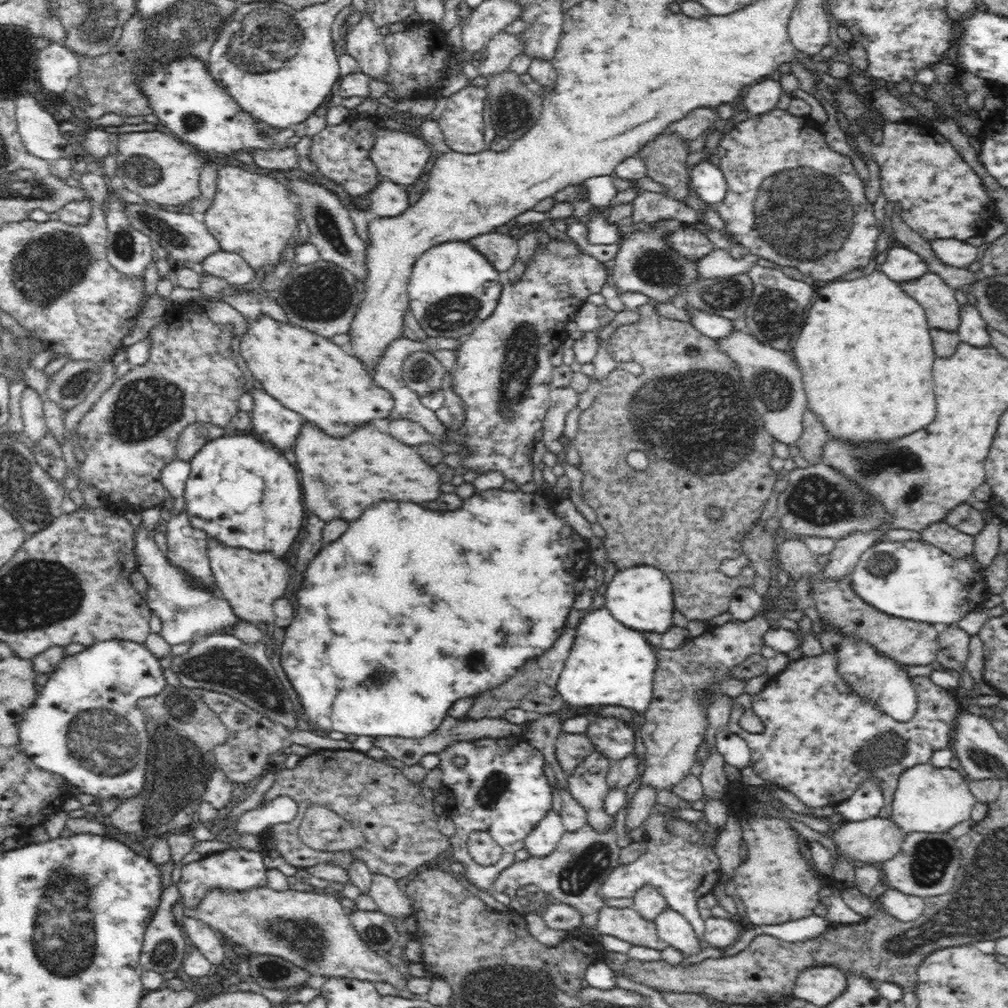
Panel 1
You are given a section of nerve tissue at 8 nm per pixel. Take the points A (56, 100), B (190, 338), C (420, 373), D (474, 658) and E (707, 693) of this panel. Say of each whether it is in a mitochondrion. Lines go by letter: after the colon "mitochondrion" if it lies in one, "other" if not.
A: other
B: other
C: mitochondrion
D: mitochondrion
E: other

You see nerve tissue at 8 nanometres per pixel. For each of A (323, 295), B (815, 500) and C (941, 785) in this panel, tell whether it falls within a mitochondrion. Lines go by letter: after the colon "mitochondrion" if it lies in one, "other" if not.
A: mitochondrion
B: mitochondrion
C: other

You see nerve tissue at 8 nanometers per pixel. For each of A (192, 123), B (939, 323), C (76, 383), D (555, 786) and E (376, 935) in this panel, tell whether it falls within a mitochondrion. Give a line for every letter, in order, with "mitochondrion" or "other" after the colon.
A: mitochondrion
B: other
C: mitochondrion
D: other
E: mitochondrion

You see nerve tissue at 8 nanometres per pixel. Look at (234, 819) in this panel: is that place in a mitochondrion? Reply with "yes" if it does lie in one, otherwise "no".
no

